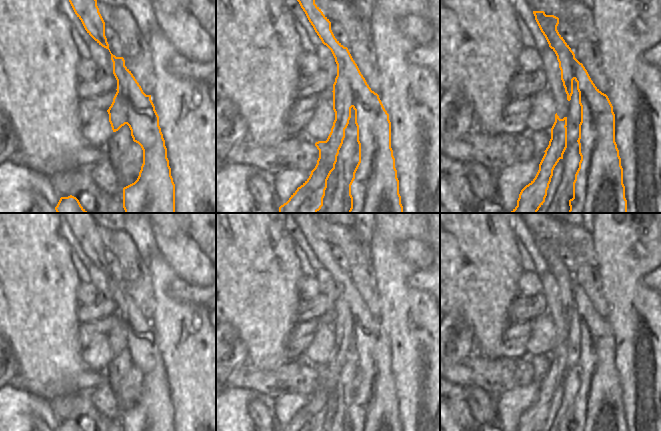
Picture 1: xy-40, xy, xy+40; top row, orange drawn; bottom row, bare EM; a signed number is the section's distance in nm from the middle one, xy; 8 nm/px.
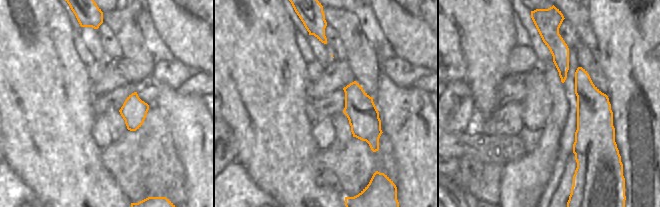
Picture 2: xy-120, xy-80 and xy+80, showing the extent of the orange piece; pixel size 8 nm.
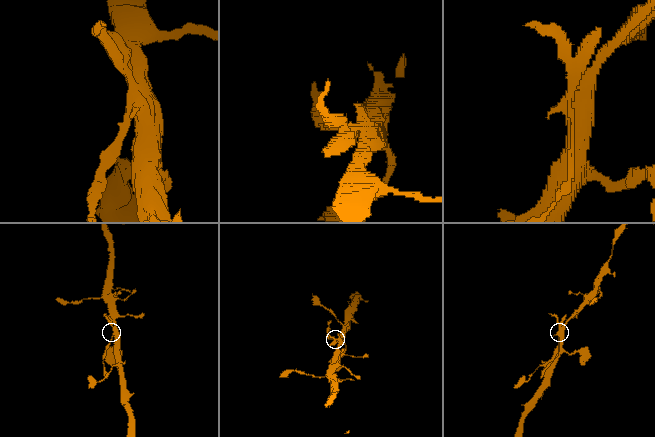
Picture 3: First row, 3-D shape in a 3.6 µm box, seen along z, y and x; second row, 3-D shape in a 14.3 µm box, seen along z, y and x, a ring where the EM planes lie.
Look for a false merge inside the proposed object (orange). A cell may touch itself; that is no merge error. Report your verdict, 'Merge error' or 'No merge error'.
Merge error.

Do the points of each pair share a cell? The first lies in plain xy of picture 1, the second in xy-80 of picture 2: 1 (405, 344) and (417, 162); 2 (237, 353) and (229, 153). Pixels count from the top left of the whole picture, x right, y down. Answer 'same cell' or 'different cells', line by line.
1: same cell
2: same cell

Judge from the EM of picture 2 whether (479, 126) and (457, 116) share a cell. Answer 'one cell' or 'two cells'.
two cells

